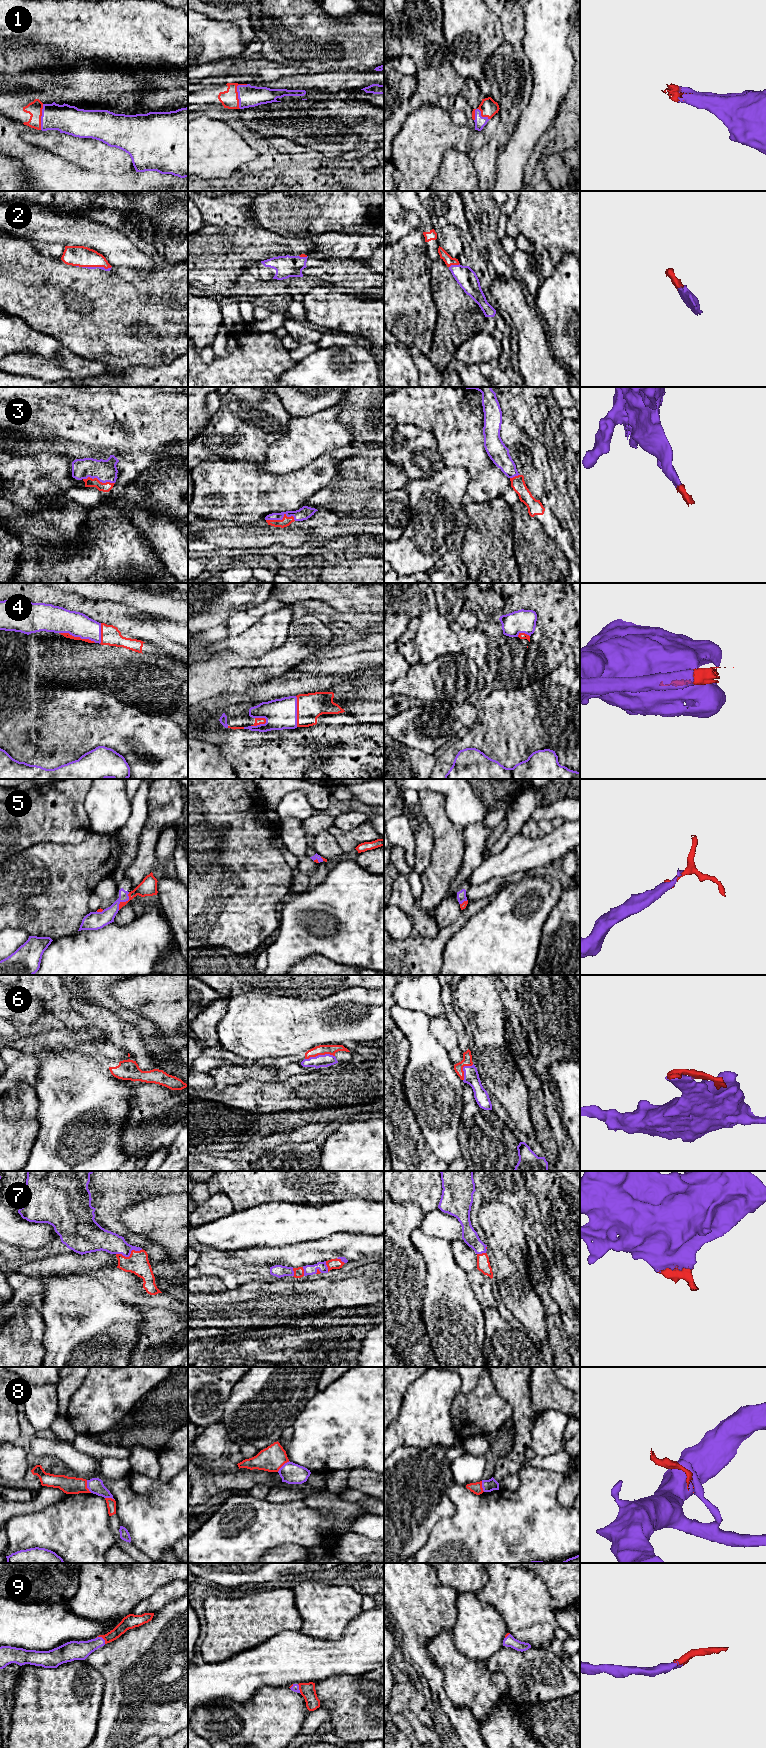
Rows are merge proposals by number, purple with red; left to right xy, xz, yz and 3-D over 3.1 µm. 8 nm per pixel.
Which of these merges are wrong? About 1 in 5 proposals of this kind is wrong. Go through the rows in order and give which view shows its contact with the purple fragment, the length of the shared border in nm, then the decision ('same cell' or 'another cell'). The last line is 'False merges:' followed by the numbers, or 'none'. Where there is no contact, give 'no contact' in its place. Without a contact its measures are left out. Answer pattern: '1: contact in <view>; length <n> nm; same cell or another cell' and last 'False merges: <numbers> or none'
1: contact in xz; length 220 nm; same cell
2: contact in yz; length 90 nm; same cell
3: contact in xz; length 240 nm; same cell
4: contact in xy; length 300 nm; same cell
5: contact in xy; length 170 nm; same cell
6: contact in xz; length 240 nm; same cell
7: contact in xy; length 220 nm; same cell
8: contact in xy; length 110 nm; another cell
9: contact in xy; length 90 nm; same cell
False merges: 8

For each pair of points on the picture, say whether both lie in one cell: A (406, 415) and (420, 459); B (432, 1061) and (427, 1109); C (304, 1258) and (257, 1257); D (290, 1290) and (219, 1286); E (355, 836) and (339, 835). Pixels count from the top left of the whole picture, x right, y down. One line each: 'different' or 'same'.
A: different
B: same
C: same
D: different
E: same

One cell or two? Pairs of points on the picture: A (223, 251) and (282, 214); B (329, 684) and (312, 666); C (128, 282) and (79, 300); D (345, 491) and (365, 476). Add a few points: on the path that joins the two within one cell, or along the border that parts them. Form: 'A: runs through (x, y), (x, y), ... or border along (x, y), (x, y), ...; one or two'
A: border along (254, 225), (283, 236); two
B: border along (296, 670), (312, 673), (342, 673); two
C: runs through (116, 294), (112, 298), (91, 298); one
D: runs through (350, 491), (360, 481); one

